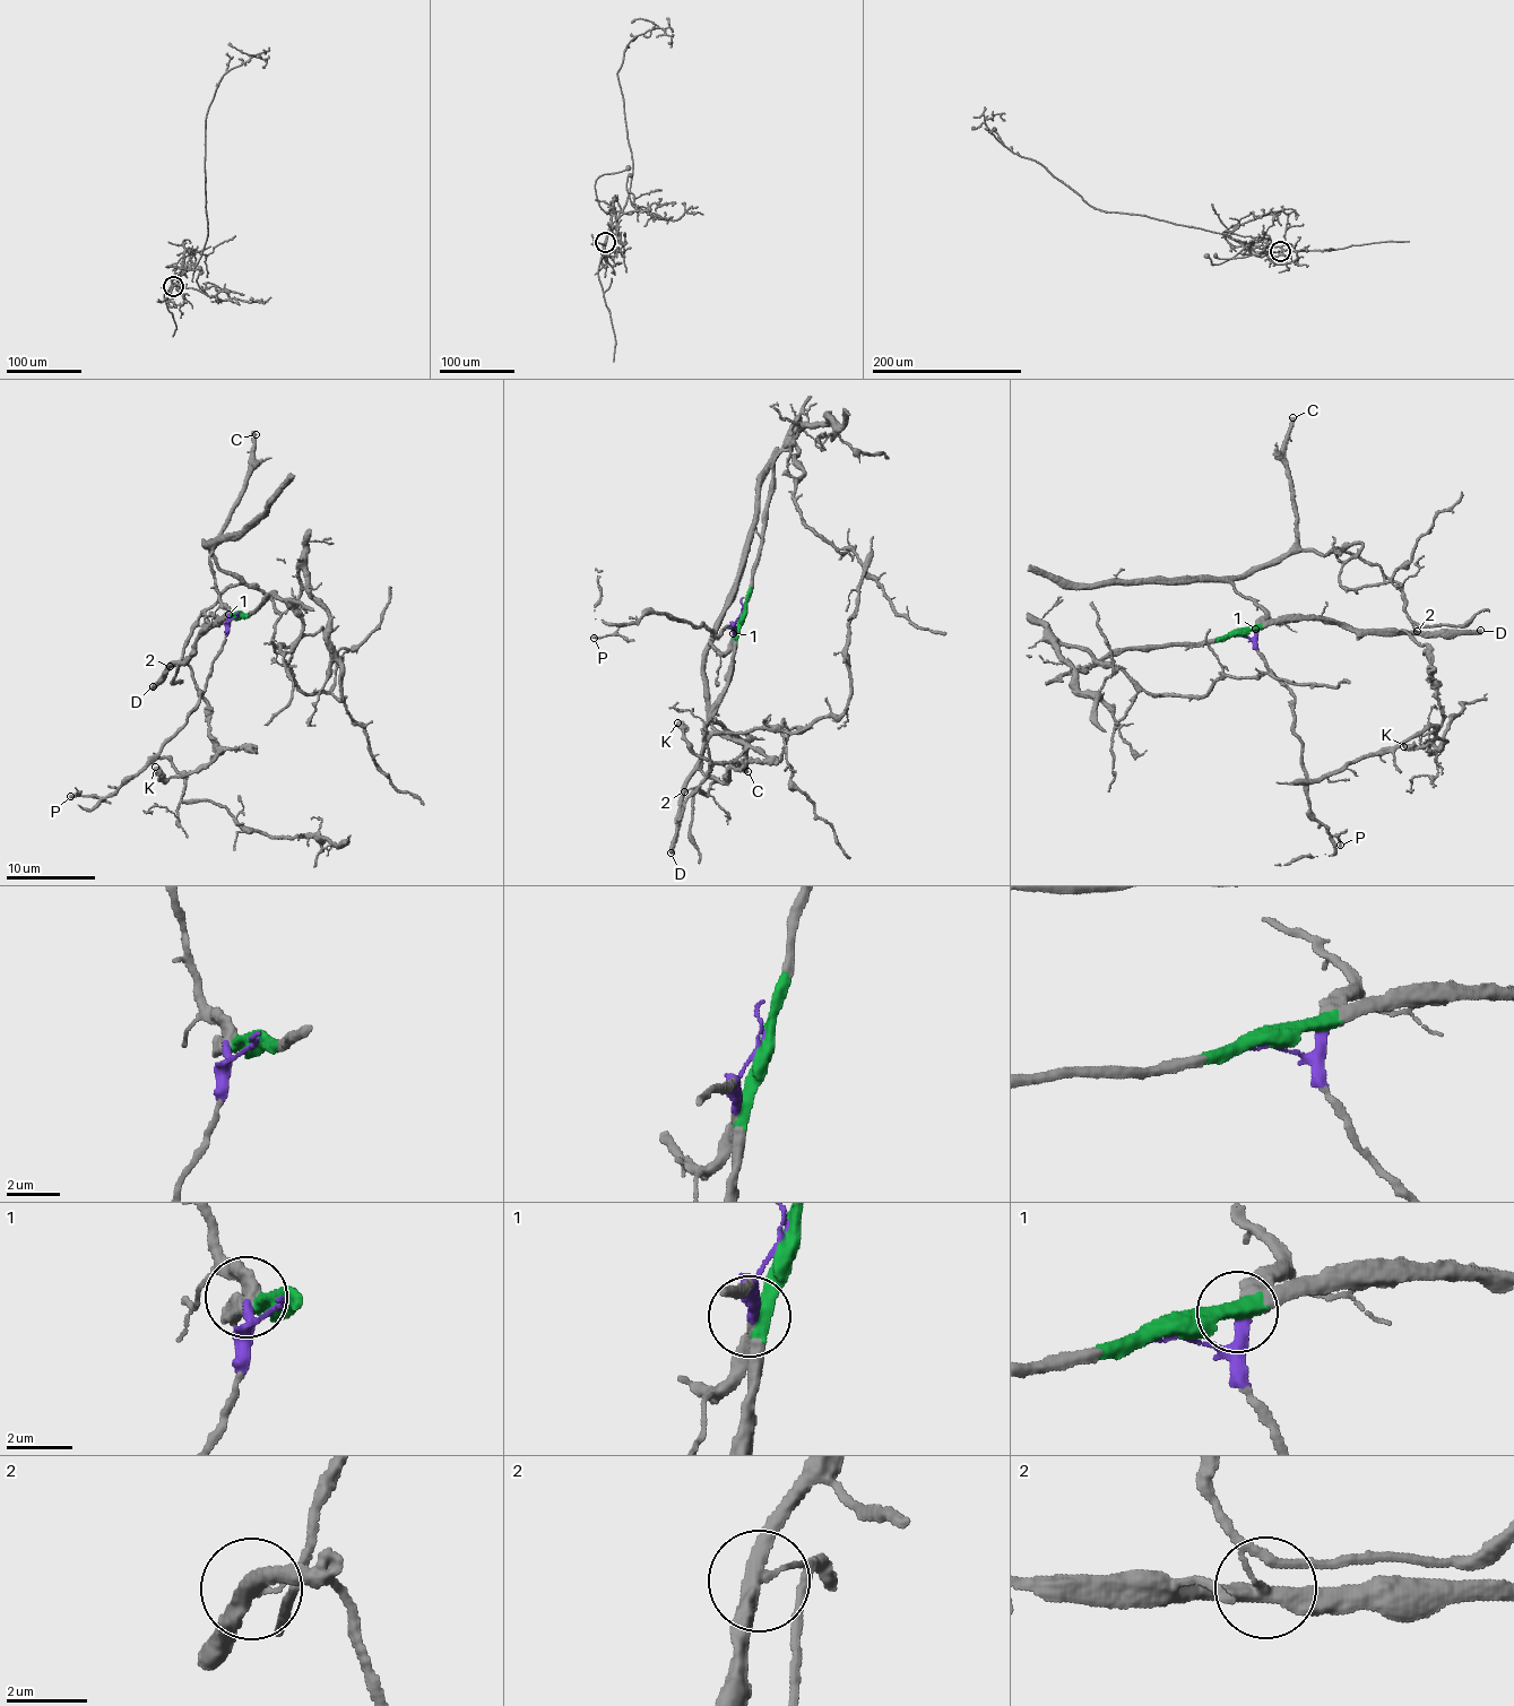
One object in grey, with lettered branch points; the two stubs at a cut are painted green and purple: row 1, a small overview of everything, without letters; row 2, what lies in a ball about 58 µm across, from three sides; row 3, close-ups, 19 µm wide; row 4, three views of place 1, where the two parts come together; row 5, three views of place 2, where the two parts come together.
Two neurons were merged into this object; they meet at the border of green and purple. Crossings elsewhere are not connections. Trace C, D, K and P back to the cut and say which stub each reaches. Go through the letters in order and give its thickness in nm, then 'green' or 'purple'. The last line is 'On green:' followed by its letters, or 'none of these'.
C: 400 nm thick; purple
D: 380 nm thick; green
K: 360 nm thick; green
P: 160 nm thick; purple
On green: D, K

